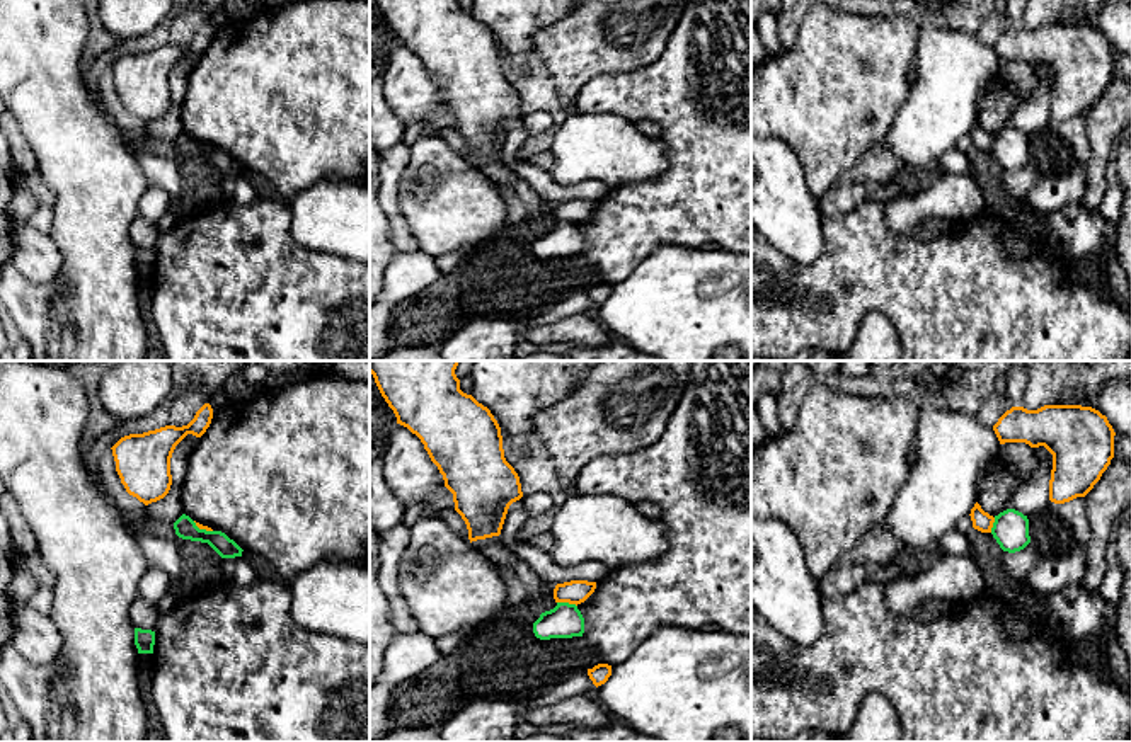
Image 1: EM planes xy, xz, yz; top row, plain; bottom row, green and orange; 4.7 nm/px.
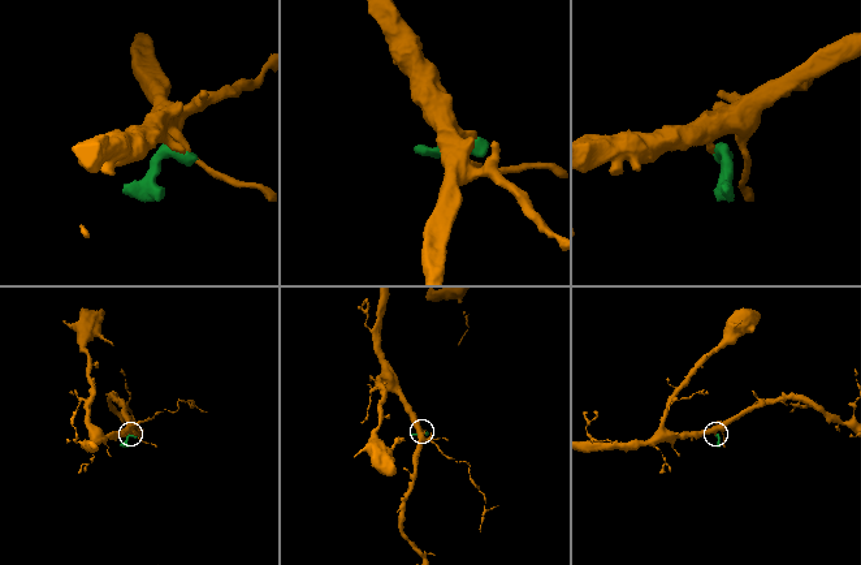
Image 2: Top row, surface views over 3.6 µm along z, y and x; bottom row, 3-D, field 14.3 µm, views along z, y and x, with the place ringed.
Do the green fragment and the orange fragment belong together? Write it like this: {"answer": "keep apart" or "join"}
{"answer": "keep apart"}

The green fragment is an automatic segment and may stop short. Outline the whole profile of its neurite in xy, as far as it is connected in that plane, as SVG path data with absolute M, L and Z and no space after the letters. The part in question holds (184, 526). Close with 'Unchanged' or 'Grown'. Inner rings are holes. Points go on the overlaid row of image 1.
M186 514L174 522L174 529L182 539L208 543L221 558L242 556L244 550L225 533L199 529Z. Unchanged

